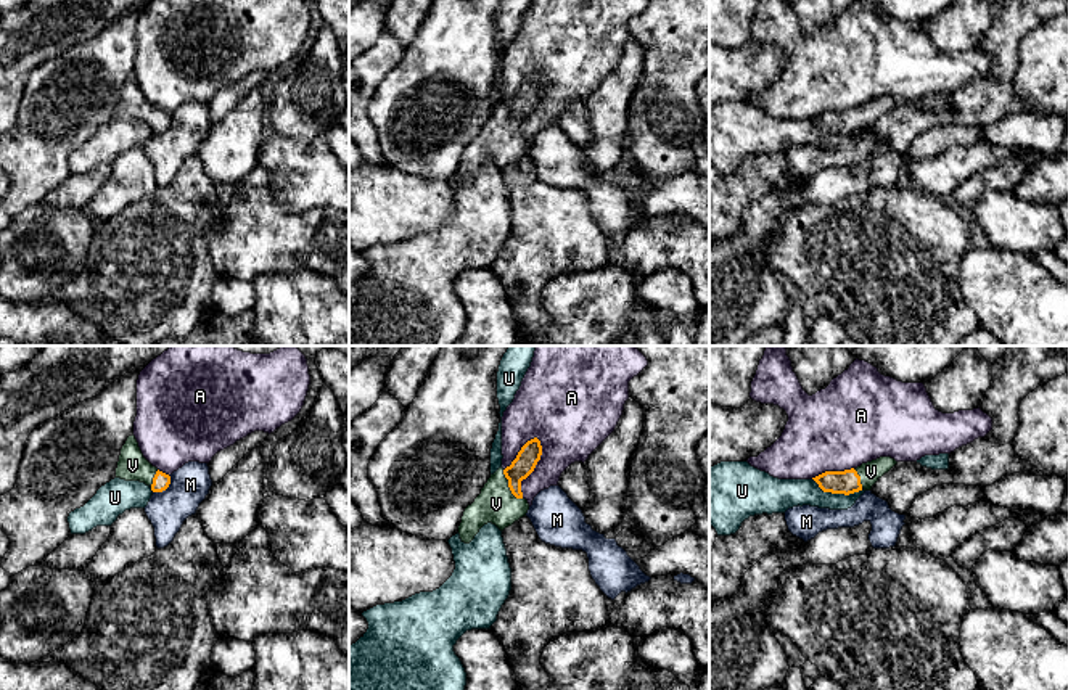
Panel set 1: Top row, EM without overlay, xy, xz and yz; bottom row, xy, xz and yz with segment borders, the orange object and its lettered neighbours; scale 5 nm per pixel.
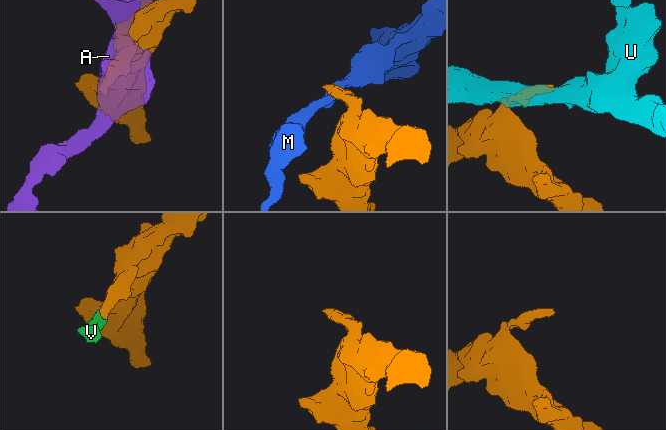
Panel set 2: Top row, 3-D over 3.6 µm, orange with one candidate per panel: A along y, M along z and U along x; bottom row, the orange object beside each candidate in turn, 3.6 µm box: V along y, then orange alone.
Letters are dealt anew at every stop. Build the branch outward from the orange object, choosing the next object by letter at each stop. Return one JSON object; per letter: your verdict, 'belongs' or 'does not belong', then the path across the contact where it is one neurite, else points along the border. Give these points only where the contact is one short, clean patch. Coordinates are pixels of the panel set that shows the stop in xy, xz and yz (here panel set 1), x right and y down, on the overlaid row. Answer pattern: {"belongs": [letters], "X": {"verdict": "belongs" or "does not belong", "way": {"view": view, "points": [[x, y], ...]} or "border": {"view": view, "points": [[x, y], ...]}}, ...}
{"belongs": ["V"], "A": {"verdict": "does not belong"}, "M": {"verdict": "does not belong", "border": {"view": "xy", "points": [[171, 476], [171, 483], [164, 489], [153, 492]]}}, "U": {"verdict": "does not belong"}, "V": {"verdict": "belongs", "way": {"view": "xz", "points": [[523, 465], [509, 486], [496, 504]]}}}

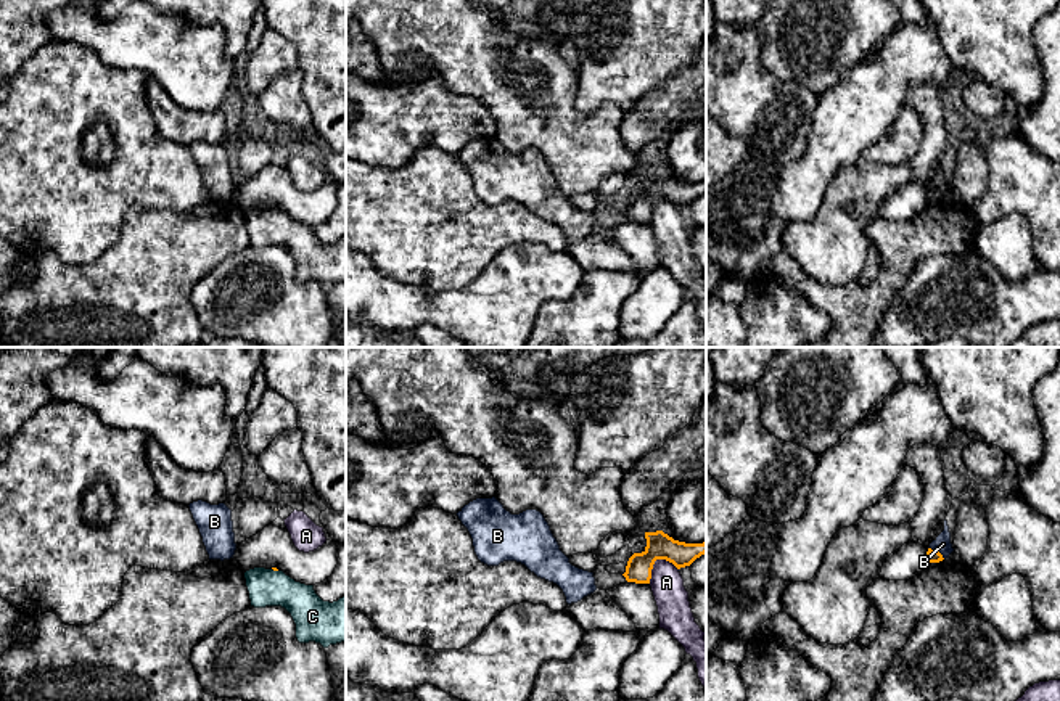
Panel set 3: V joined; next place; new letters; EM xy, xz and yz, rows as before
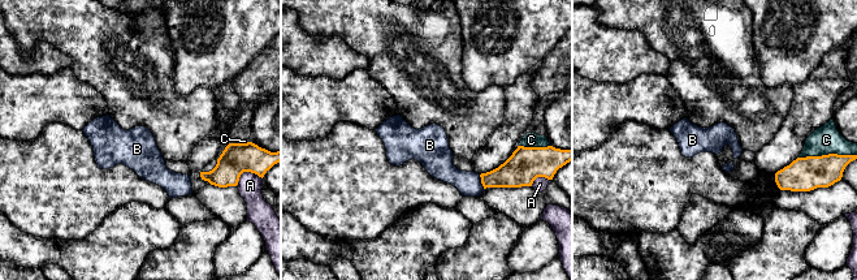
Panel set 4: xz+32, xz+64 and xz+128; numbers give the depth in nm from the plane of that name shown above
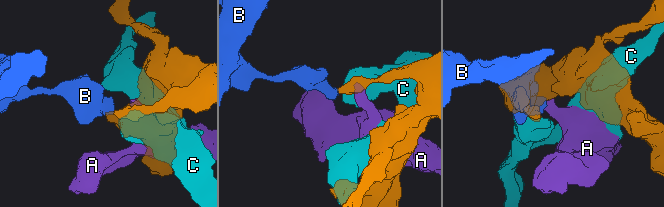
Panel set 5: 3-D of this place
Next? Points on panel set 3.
{"belongs": [], "A": {"verdict": "does not belong", "border": {"view": "xz", "points": [[677, 568], [665, 560], [657, 560], [649, 582]]}}, "B": {"verdict": "does not belong", "border": {"view": "yz", "points": [[928, 547], [944, 558]]}}, "C": {"verdict": "does not belong"}}

